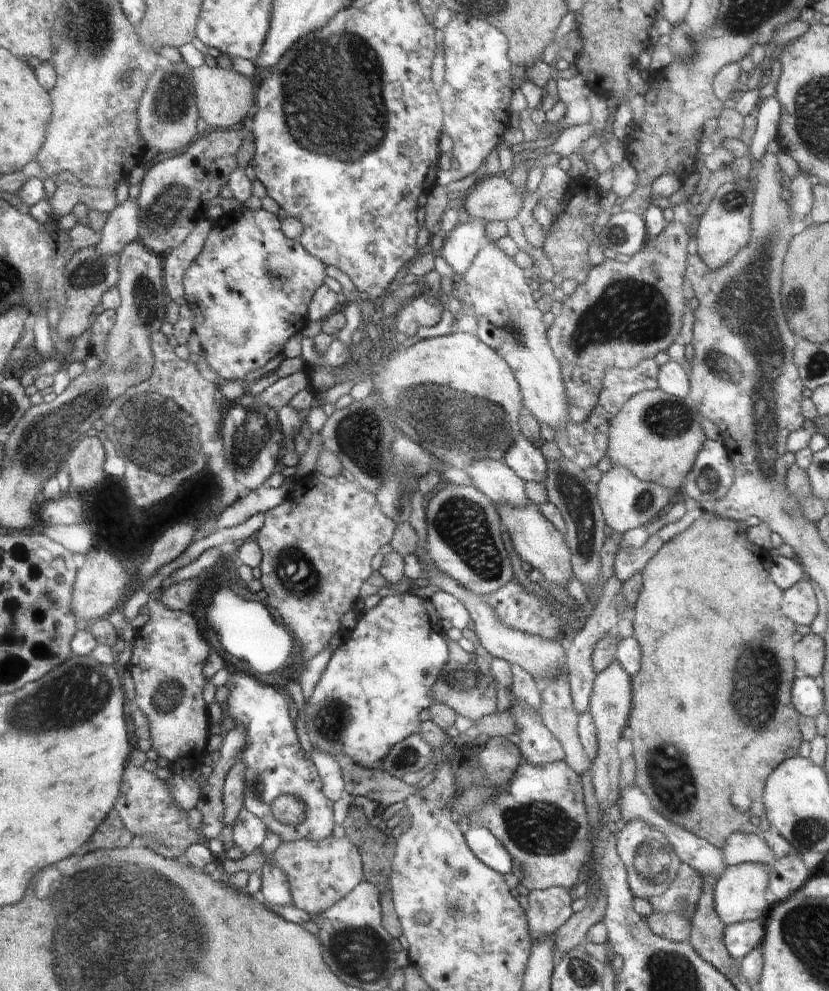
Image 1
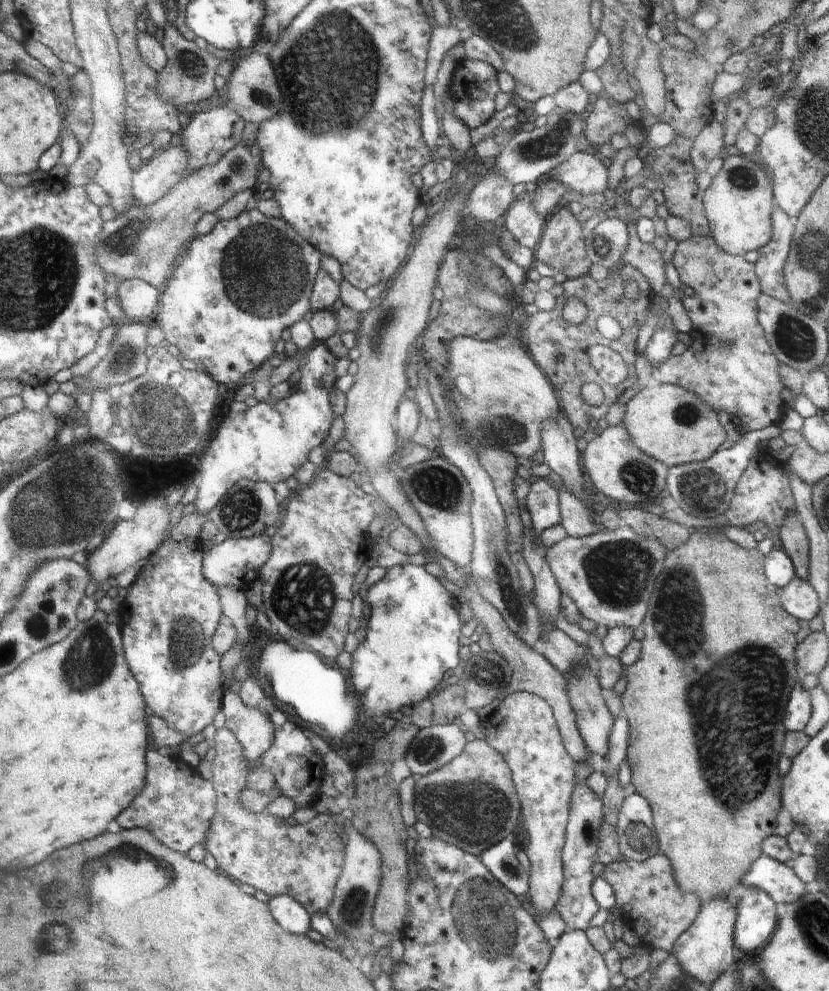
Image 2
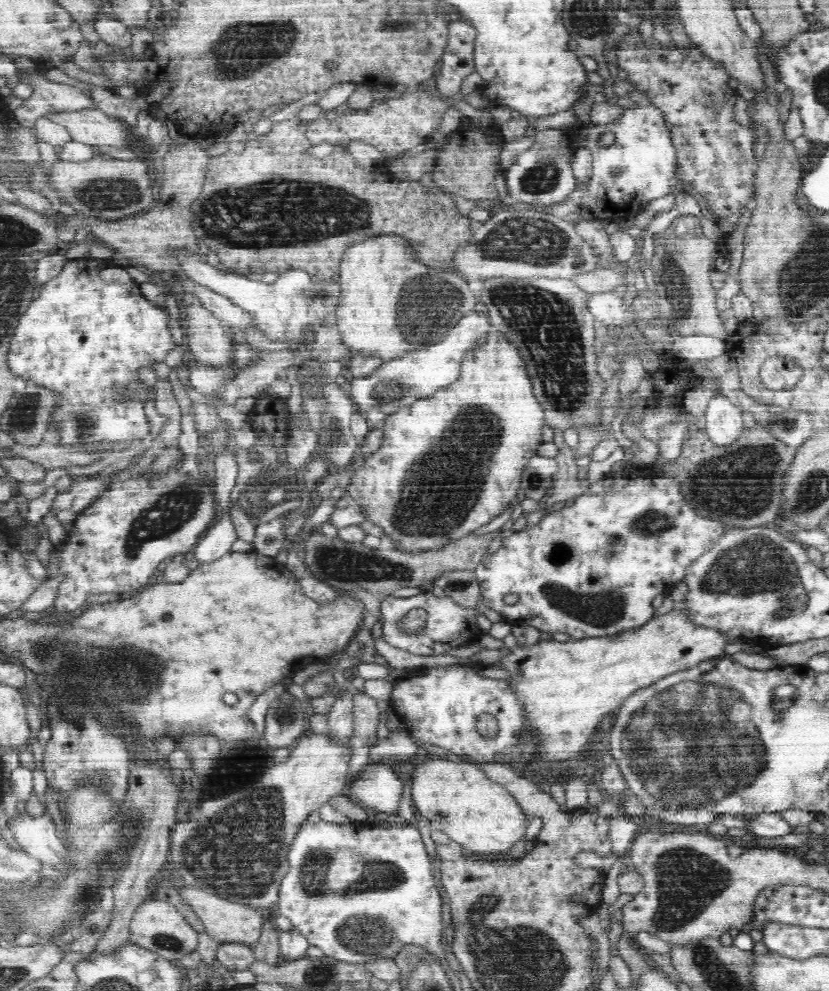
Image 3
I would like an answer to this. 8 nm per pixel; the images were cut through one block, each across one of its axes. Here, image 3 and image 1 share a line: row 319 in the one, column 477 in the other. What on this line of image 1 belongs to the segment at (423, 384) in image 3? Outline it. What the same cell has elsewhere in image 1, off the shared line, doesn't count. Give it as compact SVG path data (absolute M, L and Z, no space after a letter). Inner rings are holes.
M474 460L465 472L470 476L472 485L485 493L494 504L524 506L528 502L525 481L504 460Z

